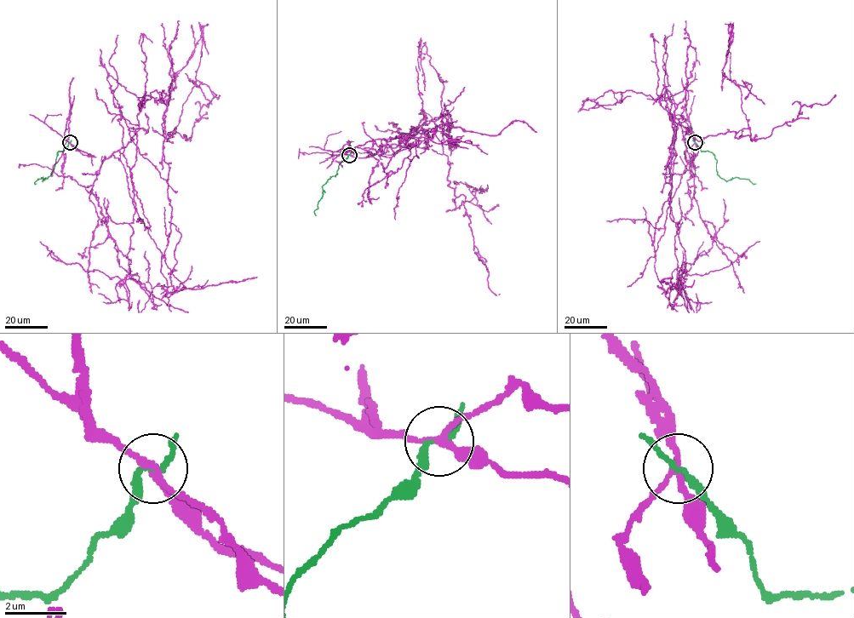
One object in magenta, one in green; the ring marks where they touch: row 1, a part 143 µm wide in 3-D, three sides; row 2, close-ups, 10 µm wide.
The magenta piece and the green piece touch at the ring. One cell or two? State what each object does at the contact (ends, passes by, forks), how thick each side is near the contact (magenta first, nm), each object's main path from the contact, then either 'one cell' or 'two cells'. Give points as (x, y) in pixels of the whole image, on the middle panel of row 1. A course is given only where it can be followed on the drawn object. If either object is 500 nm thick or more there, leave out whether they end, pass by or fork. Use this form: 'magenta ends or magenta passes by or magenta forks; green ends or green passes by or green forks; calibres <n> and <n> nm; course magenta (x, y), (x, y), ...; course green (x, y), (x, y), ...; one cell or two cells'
magenta forks; green passes by; calibres 170 and 170 nm; course magenta (349, 155), (348, 140), (333, 152), (379, 151), (447, 112), (441, 140), (456, 208), (482, 192), (453, 181); course green (349, 155), (339, 165), (335, 176), (322, 186), (323, 195), (314, 211), (316, 215); two cells

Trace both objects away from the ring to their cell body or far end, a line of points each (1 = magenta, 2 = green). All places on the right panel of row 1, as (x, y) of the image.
1: (695, 142), (684, 120), (691, 206), (655, 254), (673, 116), (699, 141), (748, 127), (732, 36), (722, 91)
2: (695, 142), (702, 151), (712, 153), (721, 178), (747, 179), (755, 183)

